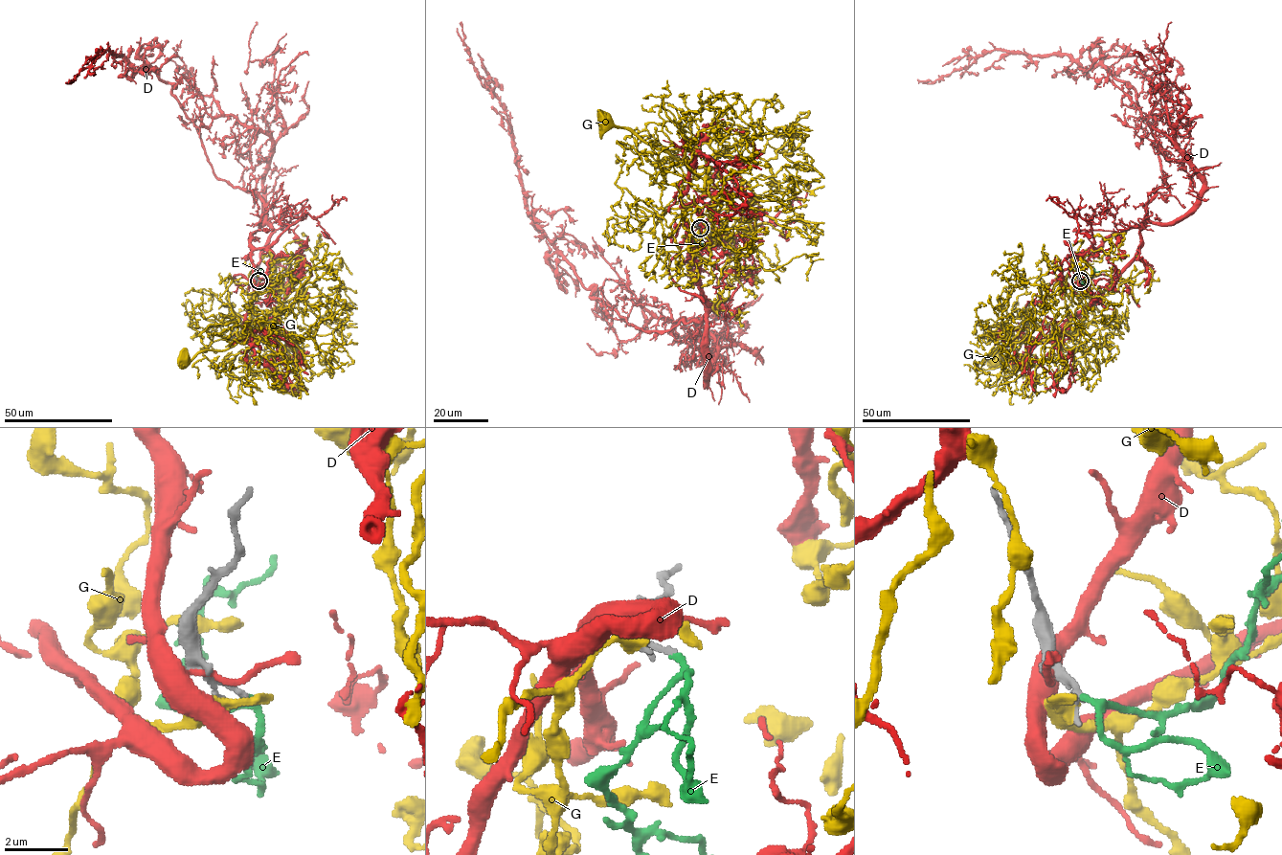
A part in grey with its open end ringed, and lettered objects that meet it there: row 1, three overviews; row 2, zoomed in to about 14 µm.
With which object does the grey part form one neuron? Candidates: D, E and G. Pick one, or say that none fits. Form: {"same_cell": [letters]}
{"same_cell": ["E"]}

